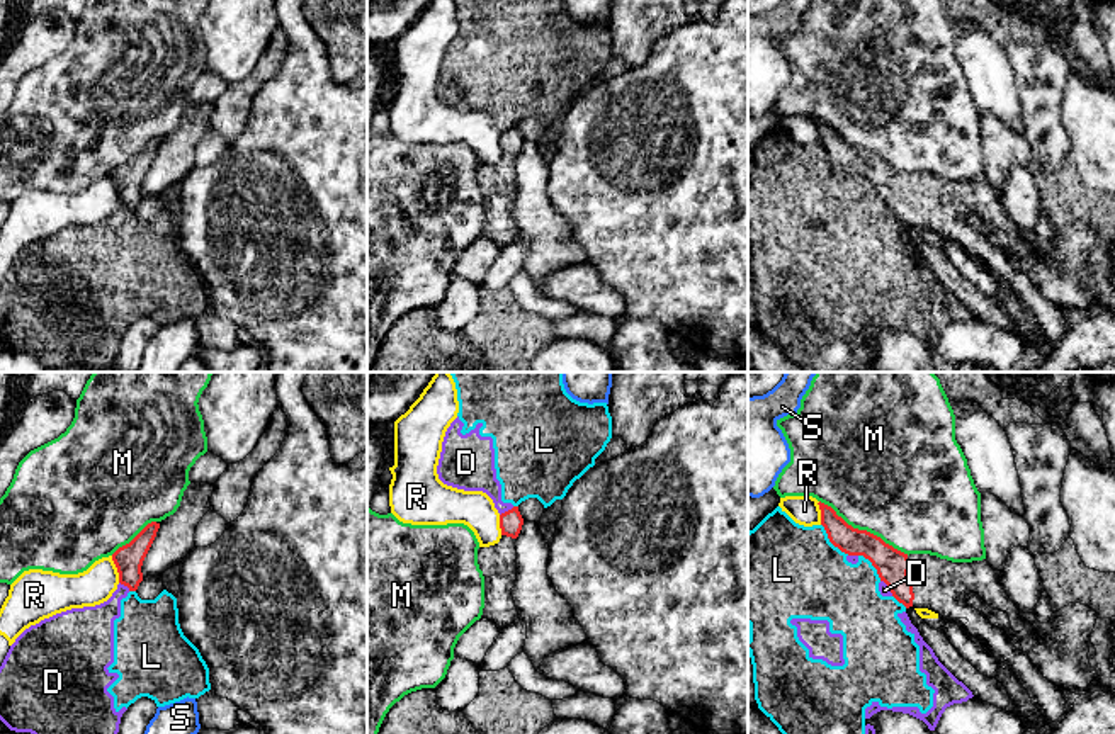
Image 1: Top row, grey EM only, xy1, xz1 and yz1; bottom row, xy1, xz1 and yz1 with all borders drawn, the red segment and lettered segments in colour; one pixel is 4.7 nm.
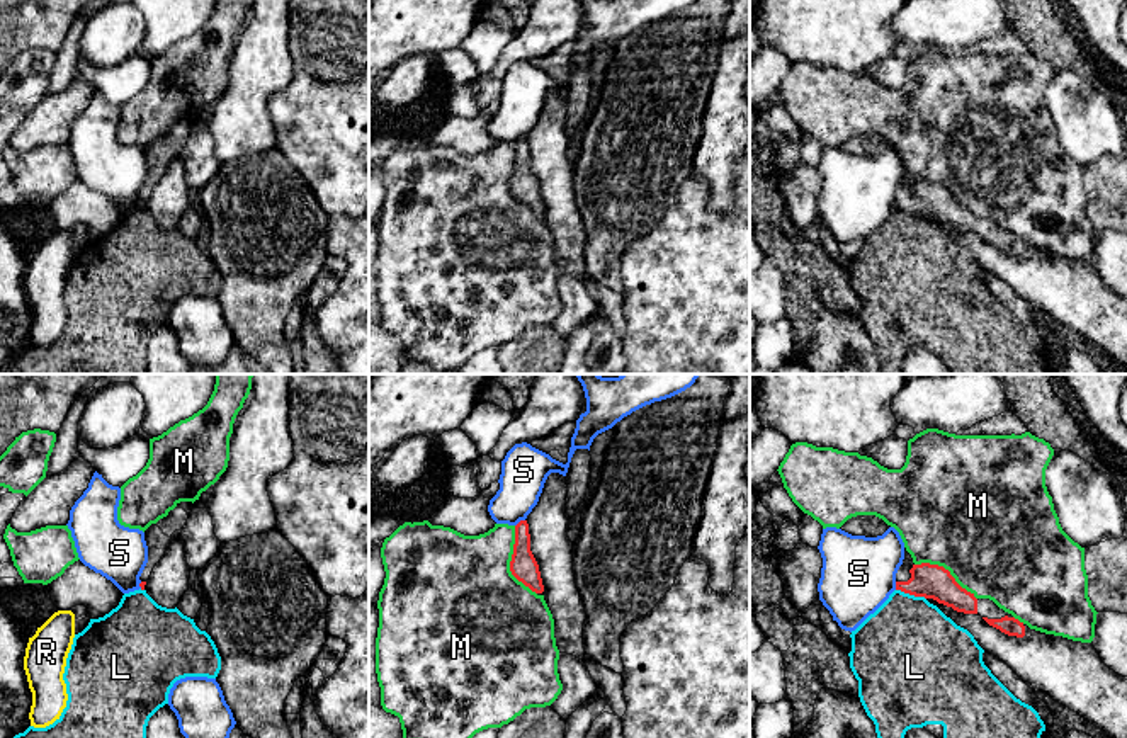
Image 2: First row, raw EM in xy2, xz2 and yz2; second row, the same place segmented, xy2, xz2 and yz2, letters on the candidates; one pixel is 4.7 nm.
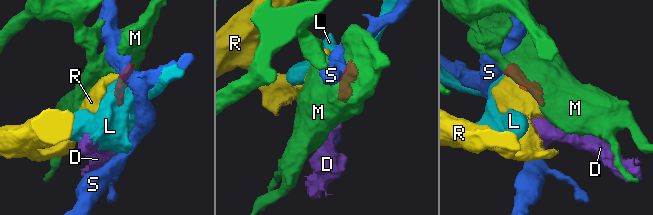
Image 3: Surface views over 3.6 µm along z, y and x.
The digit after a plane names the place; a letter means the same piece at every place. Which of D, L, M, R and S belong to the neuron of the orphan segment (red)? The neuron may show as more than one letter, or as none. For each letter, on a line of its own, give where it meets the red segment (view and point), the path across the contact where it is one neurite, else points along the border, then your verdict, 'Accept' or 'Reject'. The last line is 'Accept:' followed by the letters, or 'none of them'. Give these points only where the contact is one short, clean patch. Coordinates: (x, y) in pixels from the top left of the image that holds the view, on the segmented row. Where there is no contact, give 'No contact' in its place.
D: Touches red at xz1 (509, 510). Boundary: xz1 (514, 507), (500, 515). Reject
L: Touches red at yz1 (832, 542). Reject
M: Touches red at yz1 (864, 530). Reject
R: Touches red at xy1 (118, 570). Reject
S: Touches red at xz2 (519, 522). Boundary: xz2 (524, 519), (515, 526). Reject
Accept: none of them

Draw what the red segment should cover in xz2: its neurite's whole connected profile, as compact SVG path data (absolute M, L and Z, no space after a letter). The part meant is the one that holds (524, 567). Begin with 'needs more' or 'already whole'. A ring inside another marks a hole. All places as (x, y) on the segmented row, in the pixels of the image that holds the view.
already whole; M527 520L515 525L515 544L510 561L512 575L535 593L544 592L539 565L530 551L530 534Z

